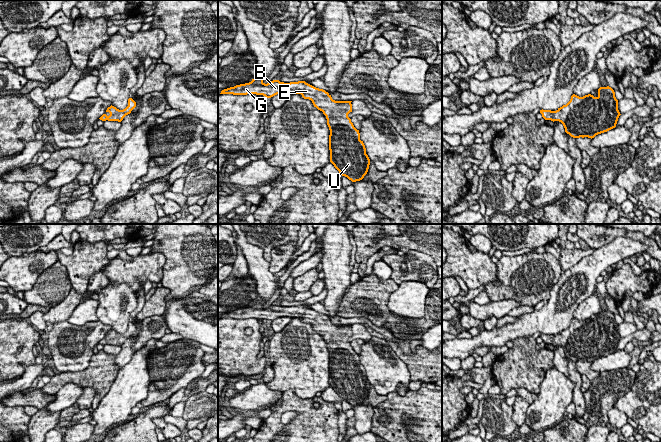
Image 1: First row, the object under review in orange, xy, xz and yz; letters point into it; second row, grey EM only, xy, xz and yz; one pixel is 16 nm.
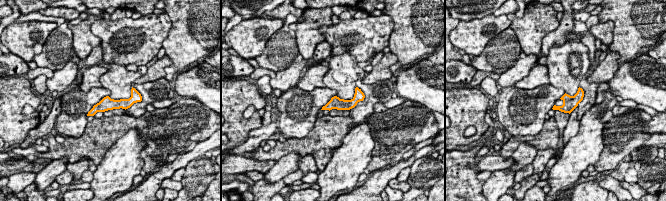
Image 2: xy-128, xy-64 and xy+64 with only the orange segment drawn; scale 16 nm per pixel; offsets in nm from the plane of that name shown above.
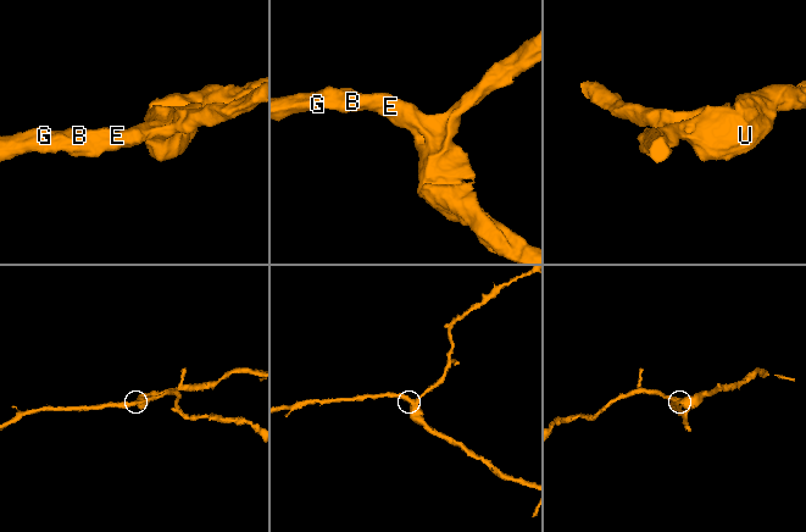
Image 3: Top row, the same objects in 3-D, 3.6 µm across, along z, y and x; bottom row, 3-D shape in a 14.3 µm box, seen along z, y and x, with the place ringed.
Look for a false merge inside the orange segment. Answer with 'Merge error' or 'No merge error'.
No merge error

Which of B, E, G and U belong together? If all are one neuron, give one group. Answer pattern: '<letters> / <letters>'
B E G U

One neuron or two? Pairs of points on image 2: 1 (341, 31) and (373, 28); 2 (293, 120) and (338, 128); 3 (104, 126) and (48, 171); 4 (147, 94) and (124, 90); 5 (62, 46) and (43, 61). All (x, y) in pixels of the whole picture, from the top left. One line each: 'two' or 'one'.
1: one
2: two
3: two
4: two
5: one

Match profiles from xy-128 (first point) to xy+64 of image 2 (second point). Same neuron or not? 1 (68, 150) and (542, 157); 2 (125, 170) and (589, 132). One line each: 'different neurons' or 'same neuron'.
1: different neurons
2: same neuron

